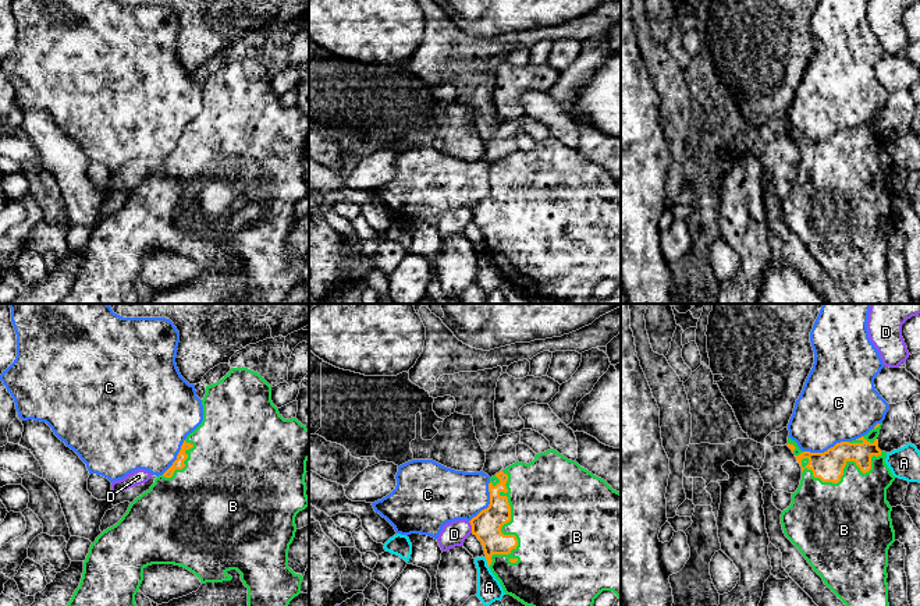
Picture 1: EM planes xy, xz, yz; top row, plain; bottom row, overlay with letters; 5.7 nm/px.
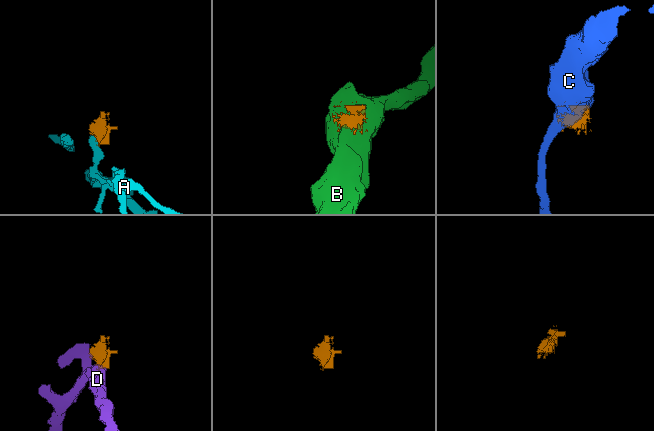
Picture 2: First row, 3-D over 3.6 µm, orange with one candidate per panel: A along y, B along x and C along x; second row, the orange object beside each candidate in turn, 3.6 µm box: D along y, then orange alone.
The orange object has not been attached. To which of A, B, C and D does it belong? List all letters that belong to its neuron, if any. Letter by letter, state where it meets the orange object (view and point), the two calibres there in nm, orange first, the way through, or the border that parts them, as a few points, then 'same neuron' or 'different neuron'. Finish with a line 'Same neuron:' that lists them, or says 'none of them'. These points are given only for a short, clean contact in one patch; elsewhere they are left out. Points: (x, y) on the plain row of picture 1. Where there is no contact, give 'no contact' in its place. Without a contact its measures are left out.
A: meets orange in xz at (487, 251); 170 nm thick on the orange side, 140 nm on the other; border along xz (485, 245), (489, 255); different neuron
B: meets orange in xz at (500, 216); 170 nm thick on the orange side, 360 nm on the other; same neuron
C: meets orange in yz at (827, 138); 170 nm thick on the orange side, 400 nm on the other; different neuron
D: meets orange in xz at (472, 215); 170 nm thick on the orange side, 140 nm on the other; border along xz (468, 209), (472, 220); different neuron
Same neuron: B

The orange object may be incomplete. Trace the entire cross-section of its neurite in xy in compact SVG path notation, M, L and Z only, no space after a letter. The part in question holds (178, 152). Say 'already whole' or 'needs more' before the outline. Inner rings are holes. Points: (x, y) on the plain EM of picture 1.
needs more; M231 56L231 59L217 71L206 74L206 82L202 88L203 109L187 124L177 148L173 153L154 167L149 178L136 185L128 195L122 206L113 215L103 219L90 233L79 274L75 277L71 288L60 304L141 304L135 291L135 283L143 269L143 256L152 252L174 252L193 261L202 272L231 269L227 261L237 258L241 269L248 276L248 295L235 304L281 304L290 290L301 281L303 265L295 262L288 255L288 238L296 220L295 205L309 194L306 184L306 149L309 148L309 117L296 106L284 107L278 96L271 89L271 74L257 60L248 56Z

